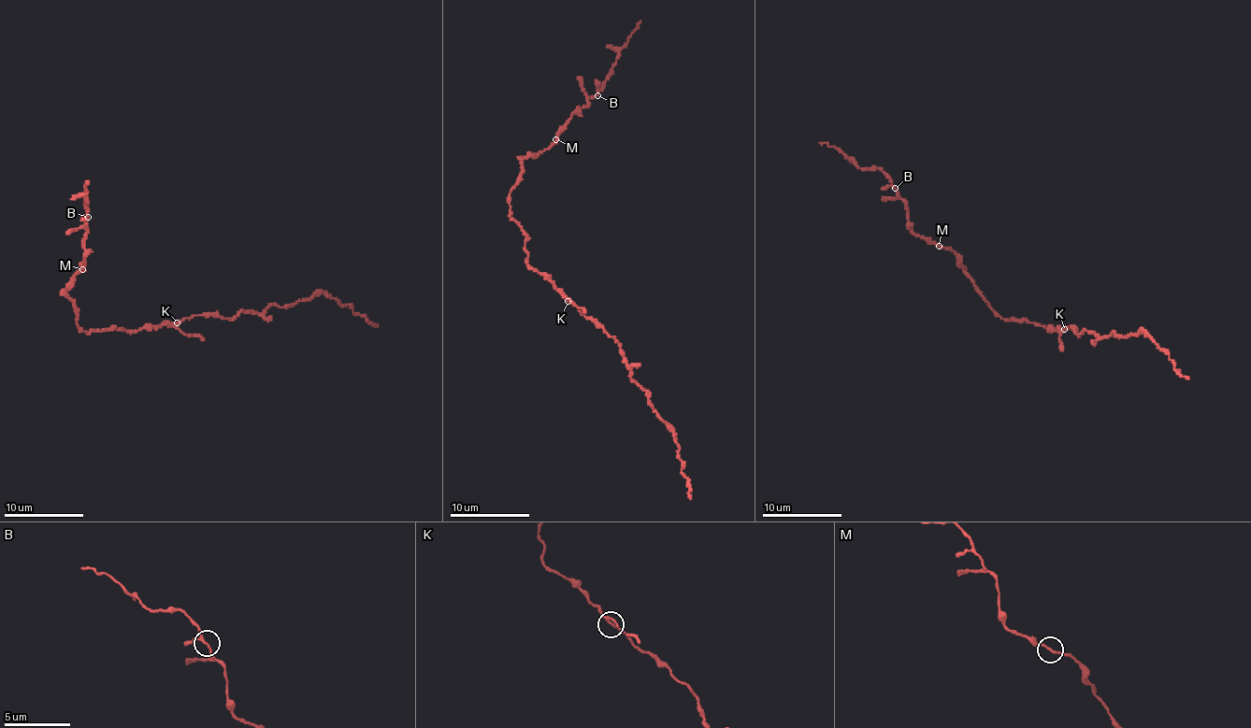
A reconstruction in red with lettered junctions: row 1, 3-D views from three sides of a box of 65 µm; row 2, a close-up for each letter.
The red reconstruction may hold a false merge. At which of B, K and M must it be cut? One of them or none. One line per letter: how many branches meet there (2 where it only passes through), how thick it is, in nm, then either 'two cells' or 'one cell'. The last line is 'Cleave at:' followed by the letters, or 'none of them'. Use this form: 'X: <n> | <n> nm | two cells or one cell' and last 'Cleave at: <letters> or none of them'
B: 3 | 150 nm | one cell
K: 3 | 160 nm | one cell
M: 2 | 160 nm | one cell
Cleave at: none of them

